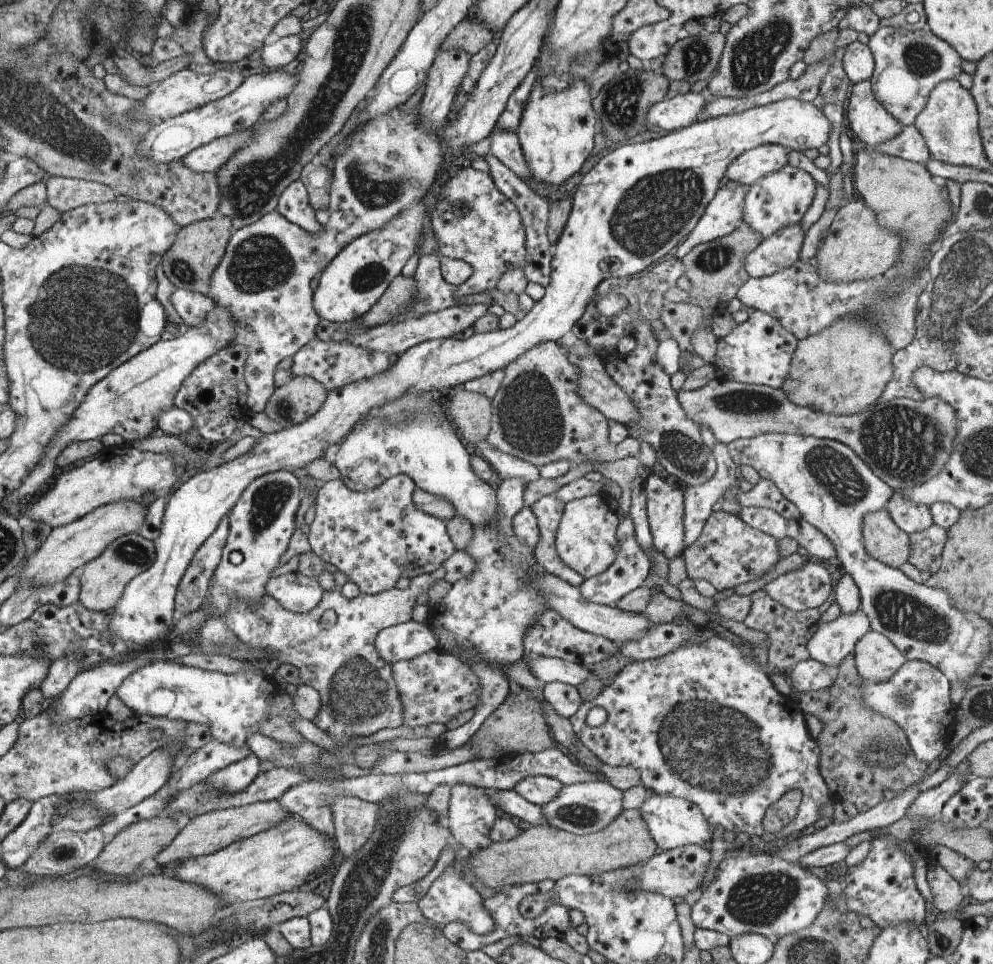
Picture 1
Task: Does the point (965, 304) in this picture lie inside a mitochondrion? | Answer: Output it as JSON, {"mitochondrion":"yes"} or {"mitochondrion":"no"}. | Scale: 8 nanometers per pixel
{"mitochondrion":"yes"}

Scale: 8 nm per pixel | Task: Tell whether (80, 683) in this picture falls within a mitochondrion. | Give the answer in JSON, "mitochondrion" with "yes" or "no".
{"mitochondrion":"no"}

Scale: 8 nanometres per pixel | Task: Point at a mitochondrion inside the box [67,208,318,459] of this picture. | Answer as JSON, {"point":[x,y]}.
{"point":[261,264]}

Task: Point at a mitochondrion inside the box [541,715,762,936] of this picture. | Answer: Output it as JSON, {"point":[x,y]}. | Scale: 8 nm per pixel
{"point":[579,815]}

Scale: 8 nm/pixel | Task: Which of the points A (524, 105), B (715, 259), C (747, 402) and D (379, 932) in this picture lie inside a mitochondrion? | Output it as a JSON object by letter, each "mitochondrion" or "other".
{"A":"other","B":"mitochondrion","C":"mitochondrion","D":"mitochondrion"}

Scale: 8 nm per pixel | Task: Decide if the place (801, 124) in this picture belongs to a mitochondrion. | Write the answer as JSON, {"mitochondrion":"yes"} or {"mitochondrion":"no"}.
{"mitochondrion":"no"}

